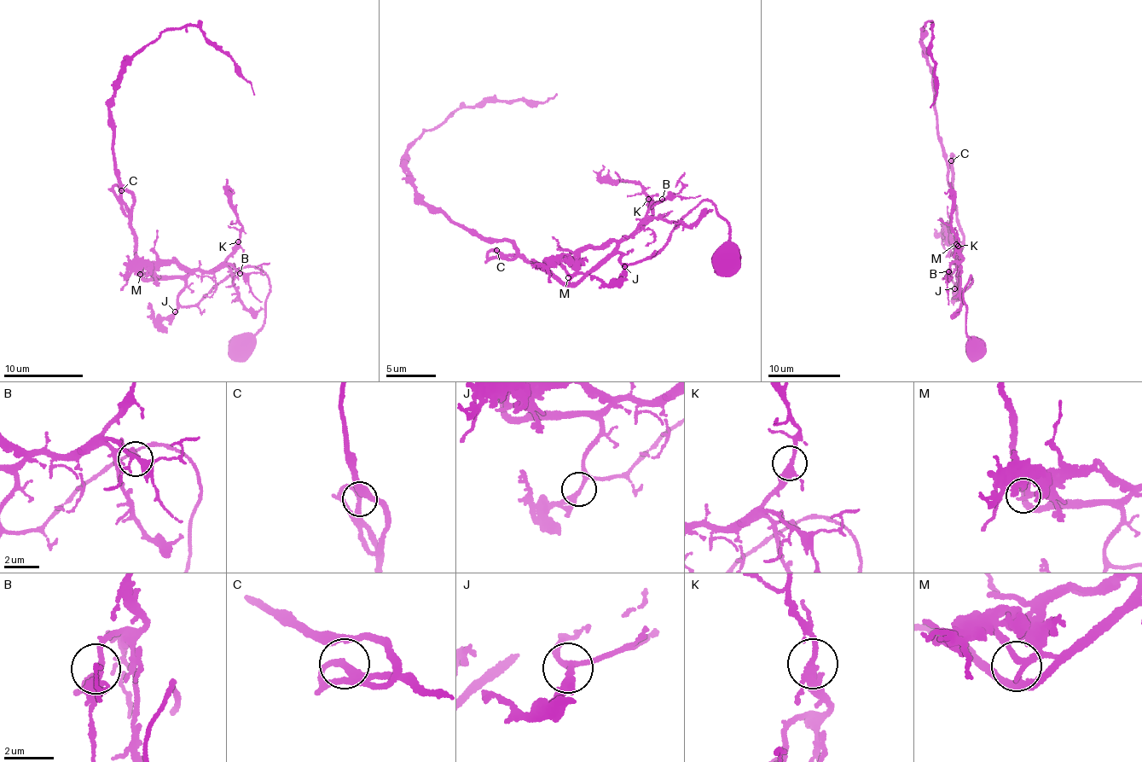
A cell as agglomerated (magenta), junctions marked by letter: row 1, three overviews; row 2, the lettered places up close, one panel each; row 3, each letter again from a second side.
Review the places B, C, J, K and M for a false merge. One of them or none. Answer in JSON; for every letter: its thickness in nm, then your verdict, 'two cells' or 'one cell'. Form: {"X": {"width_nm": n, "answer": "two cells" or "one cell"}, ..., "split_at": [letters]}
{"B": {"width_nm": 240, "answer": "one cell"}, "C": {"width_nm": 190, "answer": "one cell"}, "J": {"width_nm": 200, "answer": "one cell"}, "K": {"width_nm": 280, "answer": "one cell"}, "M": {"width_nm": 190, "answer": "one cell"}, "split_at": []}

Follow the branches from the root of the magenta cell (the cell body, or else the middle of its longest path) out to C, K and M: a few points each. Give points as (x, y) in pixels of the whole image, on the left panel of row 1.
C: (240, 346), (264, 322), (266, 274), (246, 267), (184, 307), (180, 278), (142, 276), (120, 191)
K: (240, 346), (264, 322), (263, 271), (246, 267), (193, 305), (177, 301), (186, 276), (218, 267), (237, 241)
M: (240, 346), (264, 322), (269, 278), (263, 271), (237, 270), (184, 307), (180, 278), (140, 274)

